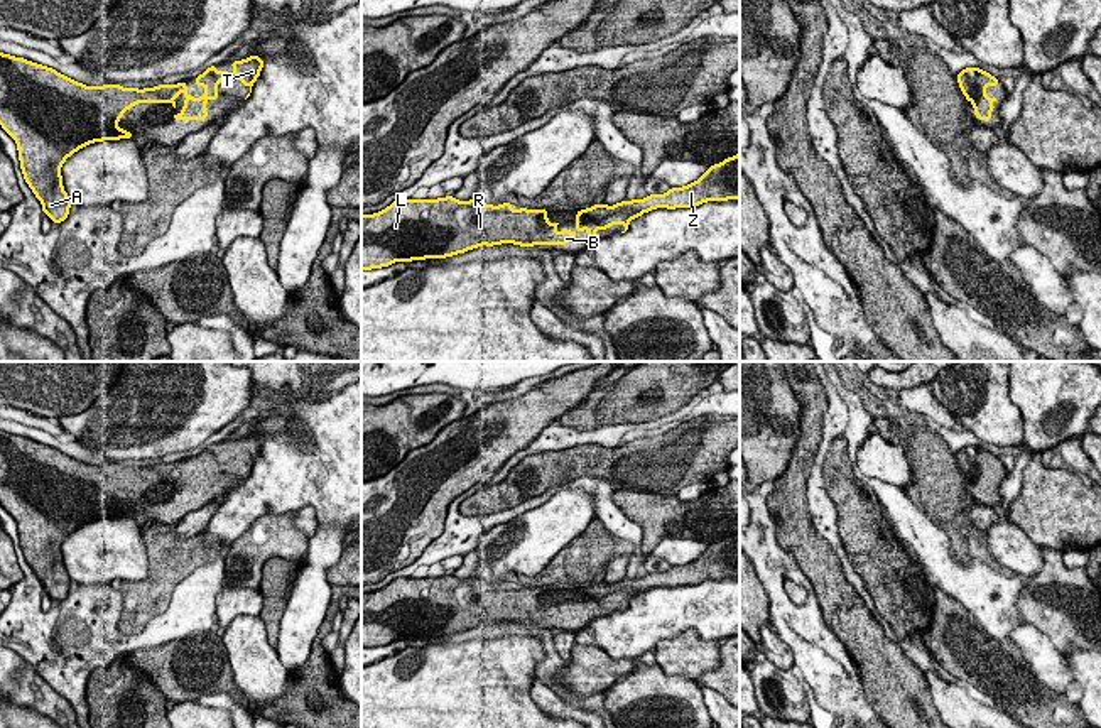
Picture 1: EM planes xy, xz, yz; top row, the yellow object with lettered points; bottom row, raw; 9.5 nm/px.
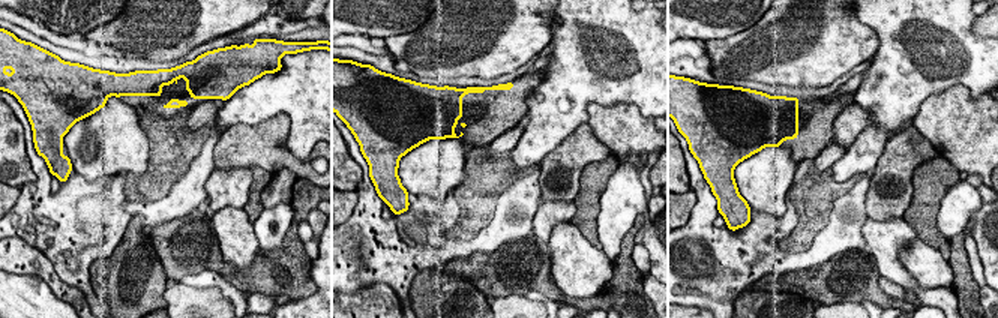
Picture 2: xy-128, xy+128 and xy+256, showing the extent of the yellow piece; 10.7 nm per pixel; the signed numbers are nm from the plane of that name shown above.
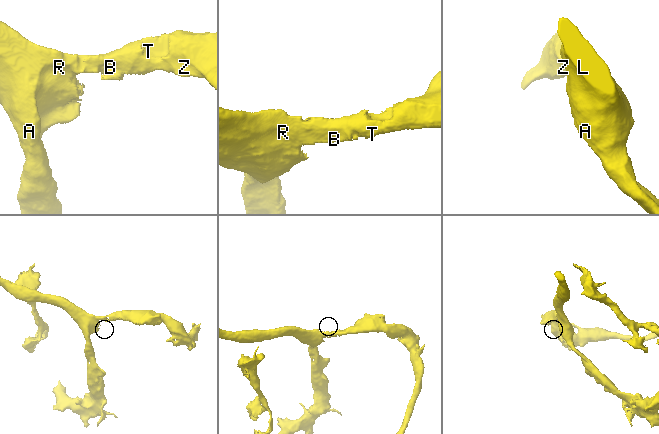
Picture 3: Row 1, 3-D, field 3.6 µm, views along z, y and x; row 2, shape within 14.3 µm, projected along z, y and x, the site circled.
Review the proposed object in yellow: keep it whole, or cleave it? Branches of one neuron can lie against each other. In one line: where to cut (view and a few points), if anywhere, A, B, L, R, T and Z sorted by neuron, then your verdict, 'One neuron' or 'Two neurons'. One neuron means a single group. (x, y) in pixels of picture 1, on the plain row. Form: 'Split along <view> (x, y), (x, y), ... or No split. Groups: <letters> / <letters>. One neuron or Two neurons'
No split. Groups: A B L R T Z. One neuron

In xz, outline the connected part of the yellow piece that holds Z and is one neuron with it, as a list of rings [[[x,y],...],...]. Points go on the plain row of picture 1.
[[[740,530],[711,544],[697,559],[670,566],[665,573],[579,588],[574,610],[564,606],[559,611],[559,601],[547,600],[547,588],[513,588],[512,581],[493,584],[454,574],[397,578],[378,591],[361,593],[361,649],[446,637],[481,623],[566,623],[578,610],[594,620],[598,608],[623,603],[625,611],[633,596],[657,586],[692,586],[728,578],[740,578]]]

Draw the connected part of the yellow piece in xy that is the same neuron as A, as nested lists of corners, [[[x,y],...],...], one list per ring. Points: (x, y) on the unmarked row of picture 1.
[[[0,431],[0,503],[15,519],[20,547],[25,561],[42,583],[52,601],[68,596],[71,578],[62,568],[62,552],[59,551],[68,535],[79,527],[103,519],[133,517],[132,510],[118,505],[118,498],[127,488],[138,481],[172,481],[176,475],[184,473],[186,481],[172,498],[206,498],[206,480],[218,480],[218,461],[228,458],[230,449],[216,449],[209,444],[196,458],[196,465],[204,466],[204,473],[193,476],[187,471],[186,459],[177,463],[159,463],[154,466],[123,466],[120,463],[86,465],[52,446]]]

